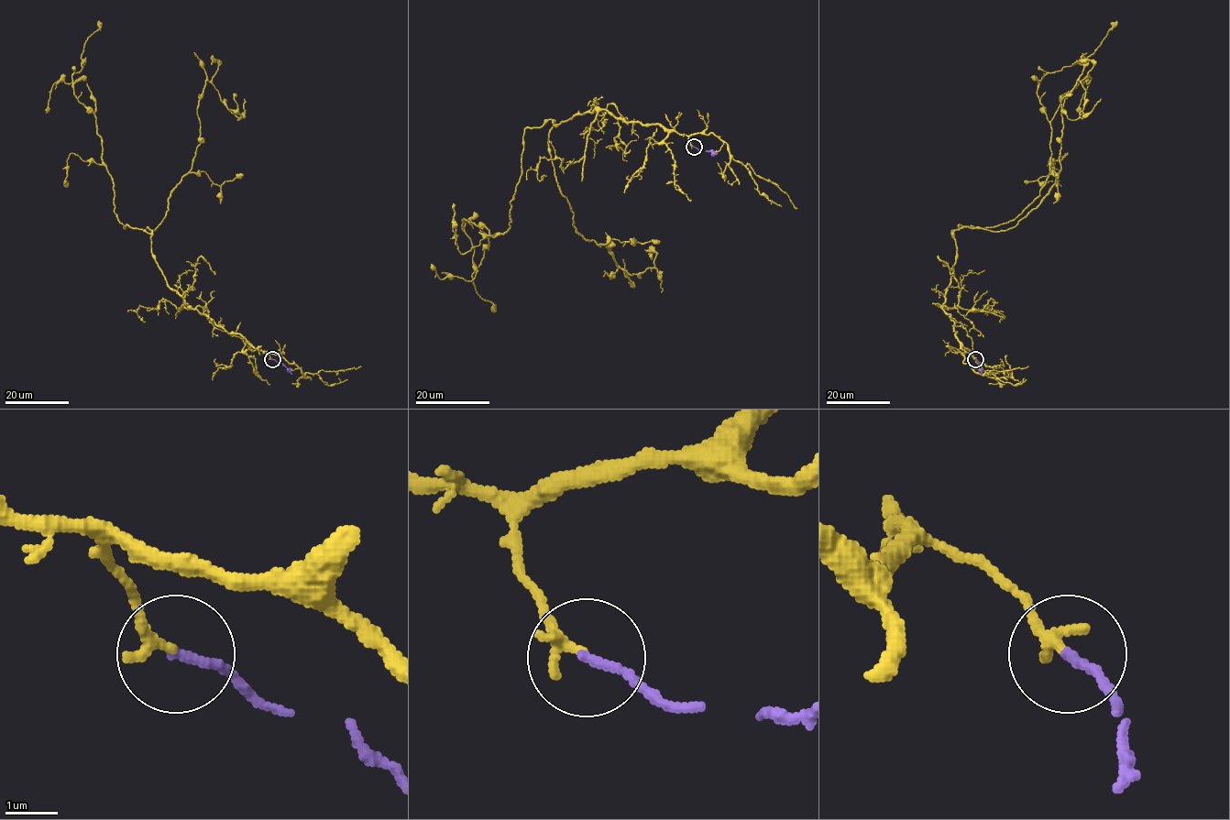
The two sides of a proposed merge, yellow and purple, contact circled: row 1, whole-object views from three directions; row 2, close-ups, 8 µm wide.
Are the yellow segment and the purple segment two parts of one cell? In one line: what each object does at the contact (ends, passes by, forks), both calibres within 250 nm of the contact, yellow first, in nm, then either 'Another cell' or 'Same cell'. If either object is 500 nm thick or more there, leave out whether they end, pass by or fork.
At the ring yellow ends. At the ring purple ends. Thickness 240 nm (yellow) against 180 nm. Another cell

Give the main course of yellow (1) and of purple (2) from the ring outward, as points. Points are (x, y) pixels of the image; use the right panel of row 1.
1: (975, 358), (943, 310), (951, 233), (1006, 224), (1039, 194), (1051, 126), (1037, 83), (1091, 56), (1116, 21)
2: (975, 358), (979, 363), (981, 374)

